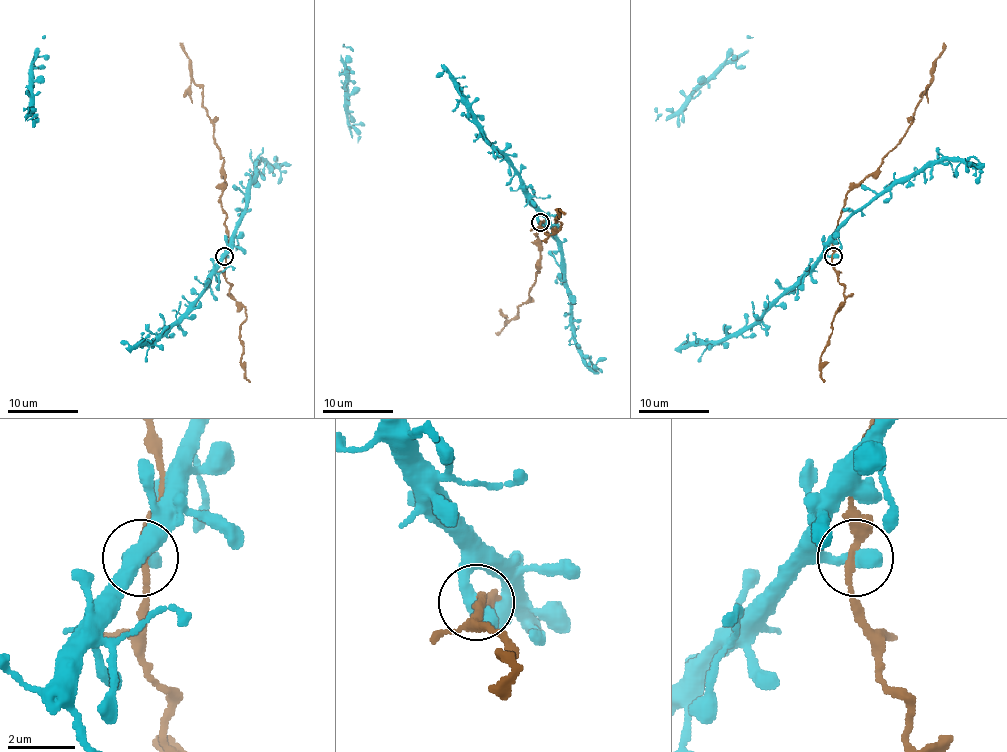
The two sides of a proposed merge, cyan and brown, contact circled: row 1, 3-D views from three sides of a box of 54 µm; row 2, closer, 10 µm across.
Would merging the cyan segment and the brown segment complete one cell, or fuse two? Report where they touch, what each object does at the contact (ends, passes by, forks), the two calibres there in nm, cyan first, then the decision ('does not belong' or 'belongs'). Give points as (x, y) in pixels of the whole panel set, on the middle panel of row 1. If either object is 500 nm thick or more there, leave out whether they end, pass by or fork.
(540, 222) | 550/200 nm | does not belong

